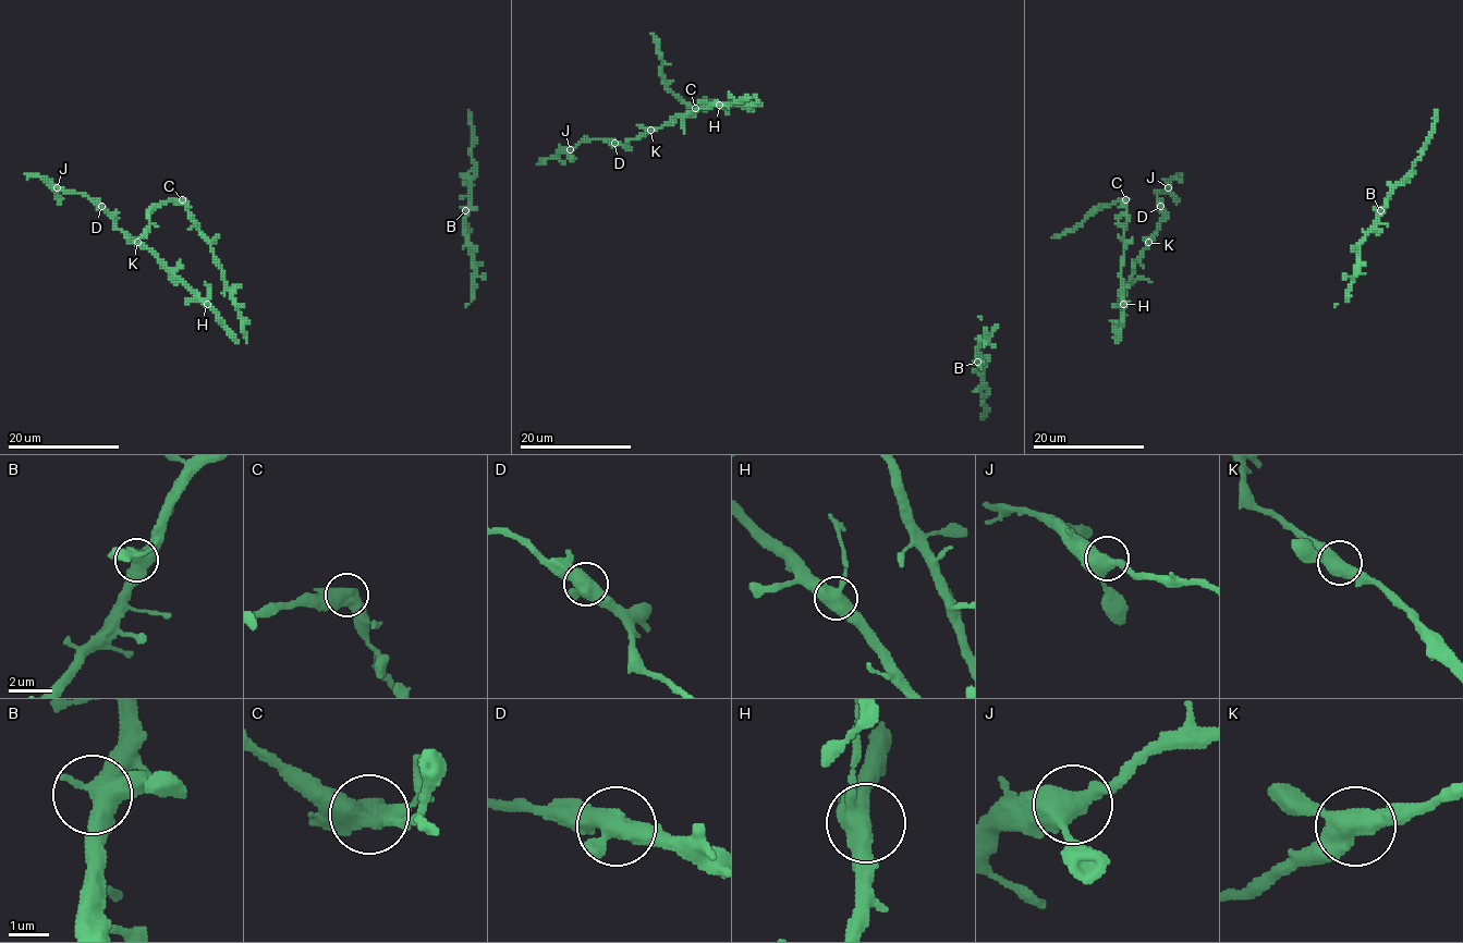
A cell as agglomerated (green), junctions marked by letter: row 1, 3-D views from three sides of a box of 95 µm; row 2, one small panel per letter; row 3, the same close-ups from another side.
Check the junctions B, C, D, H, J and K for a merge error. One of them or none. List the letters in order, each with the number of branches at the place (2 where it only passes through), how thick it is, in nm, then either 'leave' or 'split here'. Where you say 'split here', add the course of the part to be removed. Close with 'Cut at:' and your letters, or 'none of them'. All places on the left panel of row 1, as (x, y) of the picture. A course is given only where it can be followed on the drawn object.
B: 3 branches meet; 500 nm thick; leave
C: 2 branches meet; 600 nm thick; split here; foreign part runs (182, 199), (162, 200), (150, 211), (148, 227), (138, 236)
D: 2 branches meet; 550 nm thick; leave
H: 3 branches meet; 480 nm thick; leave
J: 3 branches meet; 480 nm thick; leave
K: 3 branches meet; 480 nm thick; leave
Cut at: C

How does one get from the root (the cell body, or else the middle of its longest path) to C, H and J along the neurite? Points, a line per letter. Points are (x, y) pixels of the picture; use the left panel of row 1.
C: (248, 321), (240, 316), (211, 242), (182, 199)
H: (248, 321), (244, 326), (244, 338), (238, 341), (207, 304)
J: (248, 321), (244, 338), (238, 341), (153, 254), (120, 230), (108, 213), (82, 194), (57, 187)

